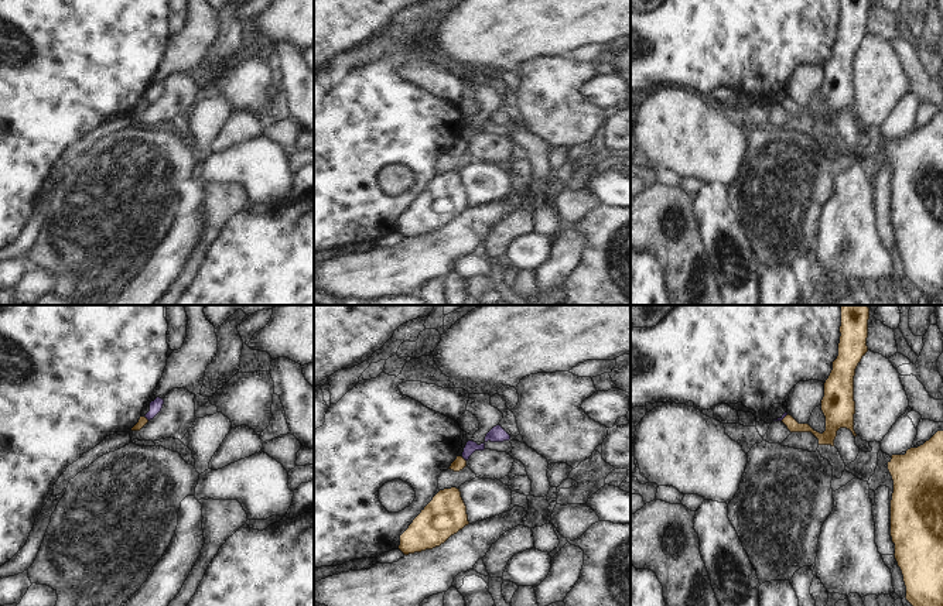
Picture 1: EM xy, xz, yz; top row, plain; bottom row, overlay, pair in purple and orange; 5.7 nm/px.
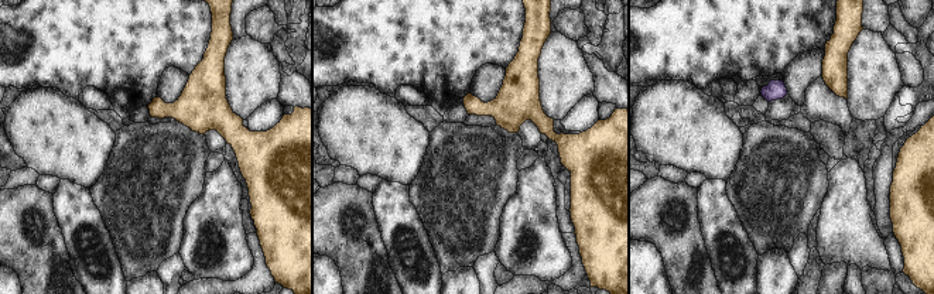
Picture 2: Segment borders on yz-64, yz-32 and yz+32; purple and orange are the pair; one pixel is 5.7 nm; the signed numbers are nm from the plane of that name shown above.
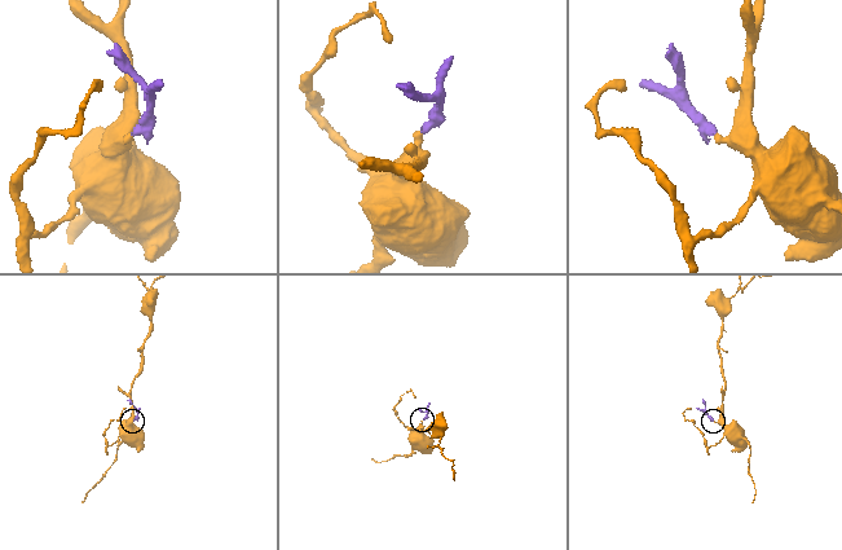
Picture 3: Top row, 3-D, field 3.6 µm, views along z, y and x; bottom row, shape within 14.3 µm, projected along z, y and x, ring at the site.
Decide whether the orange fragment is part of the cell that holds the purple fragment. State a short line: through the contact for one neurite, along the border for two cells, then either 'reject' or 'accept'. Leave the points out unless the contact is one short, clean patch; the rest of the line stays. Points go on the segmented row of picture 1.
line xy (144, 416), (149, 420); reject

